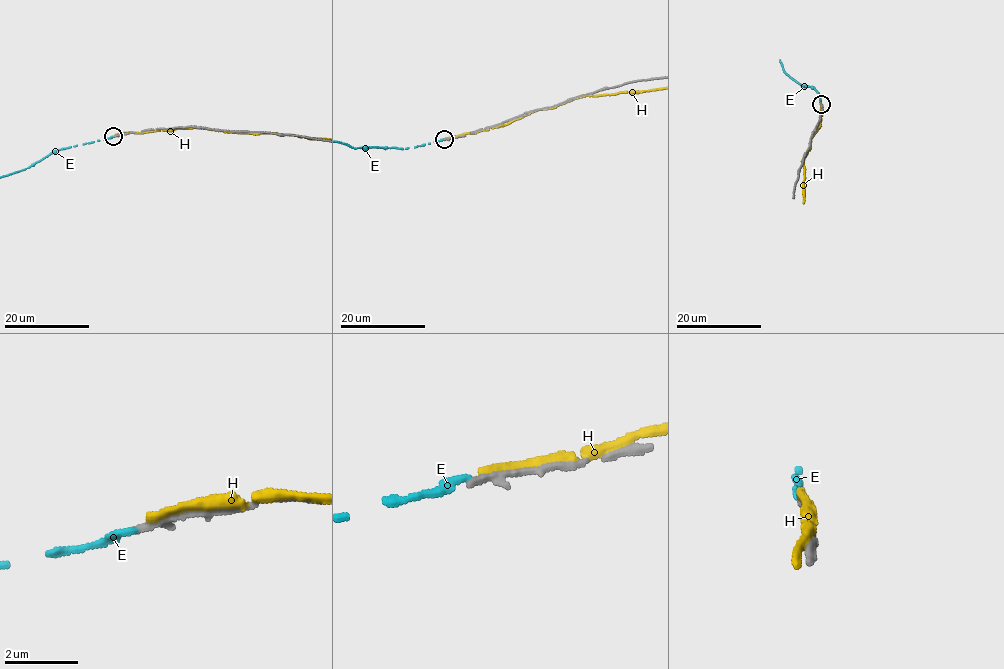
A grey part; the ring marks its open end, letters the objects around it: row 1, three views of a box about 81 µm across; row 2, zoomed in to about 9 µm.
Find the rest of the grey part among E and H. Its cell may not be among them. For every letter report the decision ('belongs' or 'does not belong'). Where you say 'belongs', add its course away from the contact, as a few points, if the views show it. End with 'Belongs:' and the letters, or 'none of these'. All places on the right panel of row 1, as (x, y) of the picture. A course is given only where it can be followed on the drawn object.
E: belongs
H: does not belong
Belongs: E

